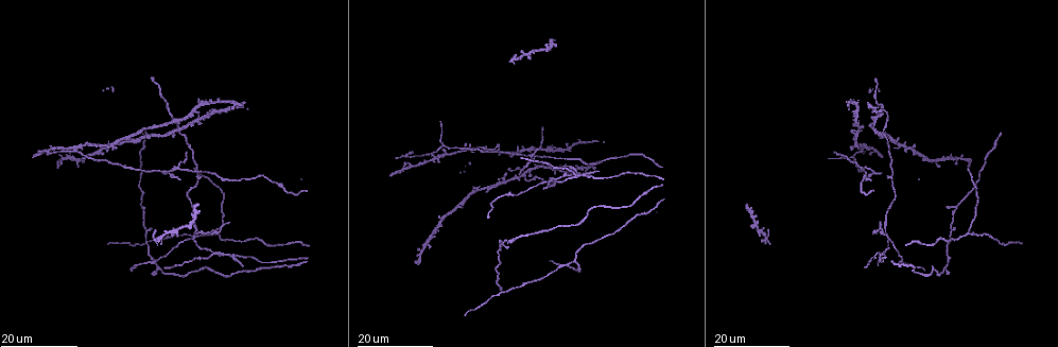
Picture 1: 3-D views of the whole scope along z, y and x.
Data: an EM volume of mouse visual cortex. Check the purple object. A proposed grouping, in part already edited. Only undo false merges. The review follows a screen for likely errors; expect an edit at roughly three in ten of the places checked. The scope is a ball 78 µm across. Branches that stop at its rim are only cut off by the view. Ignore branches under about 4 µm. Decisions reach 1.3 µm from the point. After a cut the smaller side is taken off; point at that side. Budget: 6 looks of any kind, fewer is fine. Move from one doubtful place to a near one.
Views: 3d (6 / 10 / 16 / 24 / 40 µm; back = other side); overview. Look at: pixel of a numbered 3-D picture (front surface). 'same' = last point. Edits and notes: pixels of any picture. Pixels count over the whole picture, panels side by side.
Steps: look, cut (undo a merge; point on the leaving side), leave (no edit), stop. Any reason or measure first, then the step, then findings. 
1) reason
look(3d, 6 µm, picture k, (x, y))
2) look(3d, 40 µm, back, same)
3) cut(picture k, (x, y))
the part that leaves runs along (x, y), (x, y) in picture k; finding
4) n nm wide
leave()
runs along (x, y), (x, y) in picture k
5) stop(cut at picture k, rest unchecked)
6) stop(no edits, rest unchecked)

four-way junction
look(3d, 16 µm, picture 1, (176, 169))

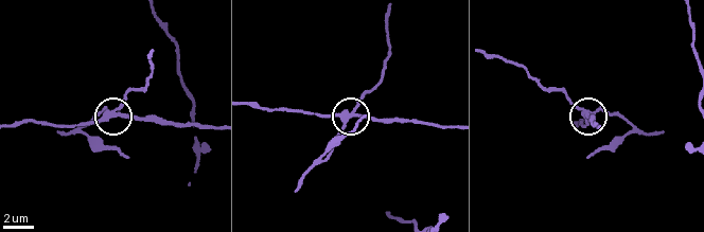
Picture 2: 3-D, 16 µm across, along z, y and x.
look(3d, 6 µm, picture 2, (343, 123))

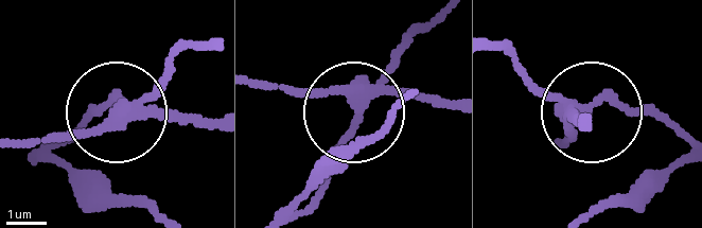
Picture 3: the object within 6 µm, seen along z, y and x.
side arm 9 µm
cut(picture 3, (631, 115))
the part that leaves runs along (125, 107), (173, 56), (203, 46) in picture 3; two neurons meet here

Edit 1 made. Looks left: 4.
a fork
look(3d, 24 µm, picture 1, (968, 232))

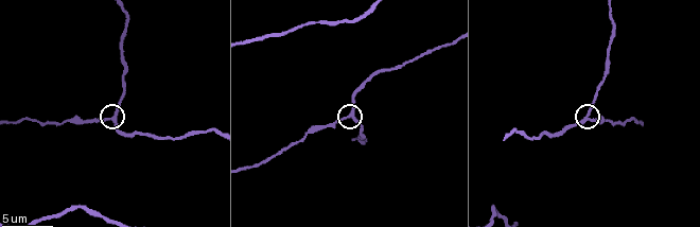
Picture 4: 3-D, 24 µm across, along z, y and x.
zoom in
look(3d, 10 µm, picture 4, (112, 117))

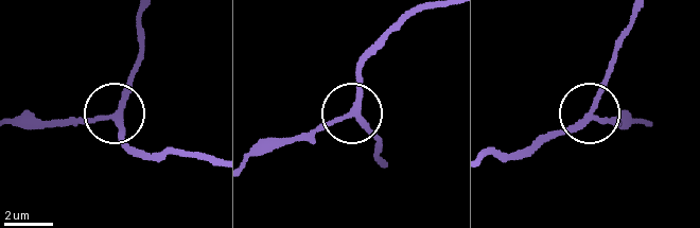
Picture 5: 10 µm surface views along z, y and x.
220 nm wide
leave()
runs along (413, 12), (370, 52), (357, 76), (354, 115), (380, 141) in picture 5; one neuron here

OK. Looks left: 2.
branch point
look(3d, 16 µm, picture 1, (221, 254))

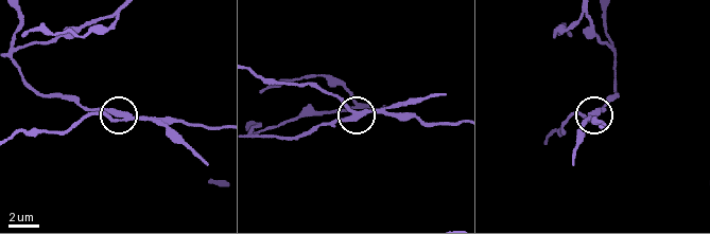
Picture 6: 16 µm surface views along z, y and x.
look(3d, 6 µm, picture 6, (358, 115))

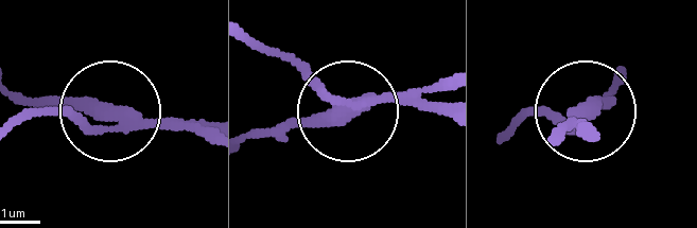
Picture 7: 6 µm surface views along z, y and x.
3 arms
cut(picture 7, (90, 99))
the part that leaves runs along (145, 126), (17, 92) in picture 7; a second neuron is stuck on

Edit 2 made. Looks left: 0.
stop(cut at picture 3, cut at picture 7, rest unchecked)

